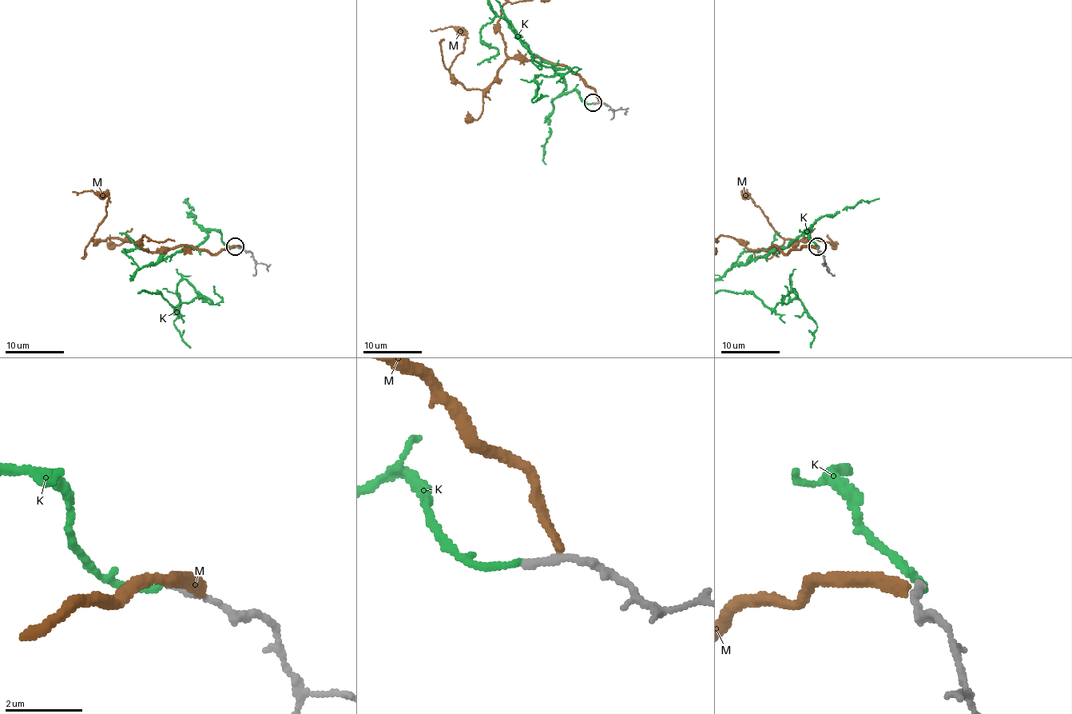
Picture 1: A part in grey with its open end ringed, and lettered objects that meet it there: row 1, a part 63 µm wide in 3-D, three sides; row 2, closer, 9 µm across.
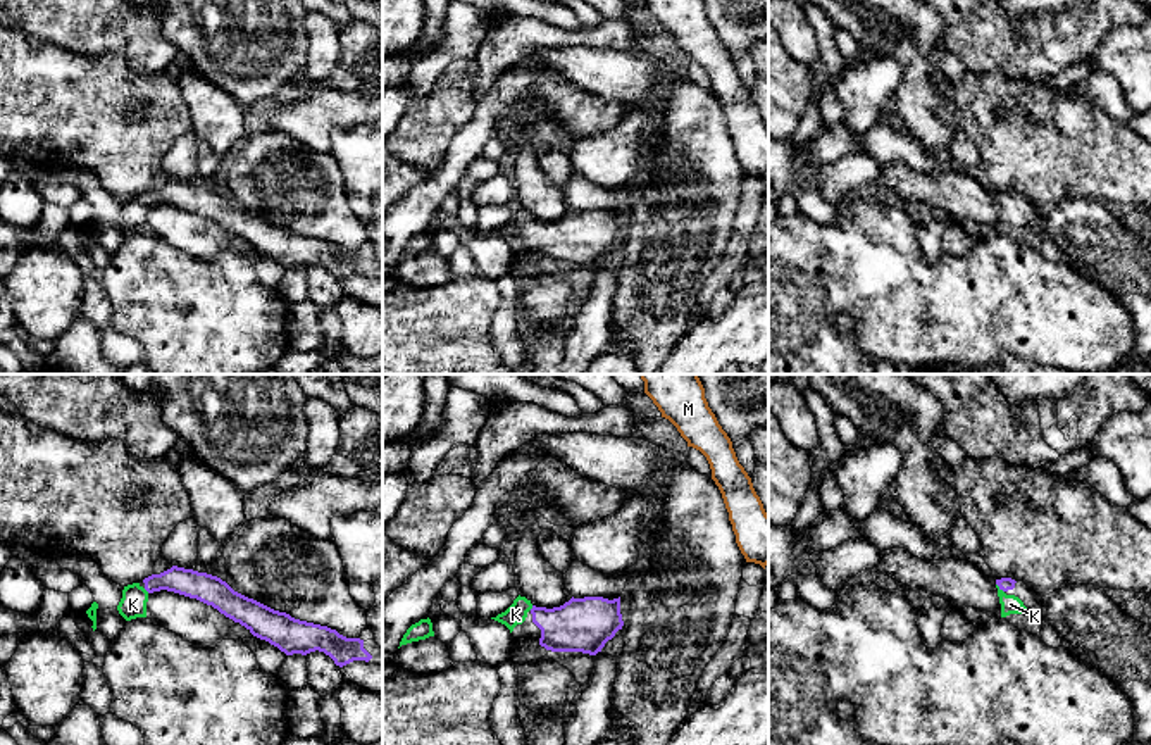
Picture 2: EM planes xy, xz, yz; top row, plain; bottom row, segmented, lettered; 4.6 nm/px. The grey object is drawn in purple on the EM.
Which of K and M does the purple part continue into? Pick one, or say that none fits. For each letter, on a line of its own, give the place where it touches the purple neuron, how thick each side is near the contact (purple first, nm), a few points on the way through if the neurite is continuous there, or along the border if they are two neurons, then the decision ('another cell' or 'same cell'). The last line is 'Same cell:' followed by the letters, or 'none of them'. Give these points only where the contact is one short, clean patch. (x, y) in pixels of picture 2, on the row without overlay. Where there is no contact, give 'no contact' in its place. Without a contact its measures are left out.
K: contact yz (1000, 202); calibres 60 and 90 nm; way yz (1005, 197), (1000, 202), (1010, 218); same cell
M: no contact; another cell
Same cell: K

